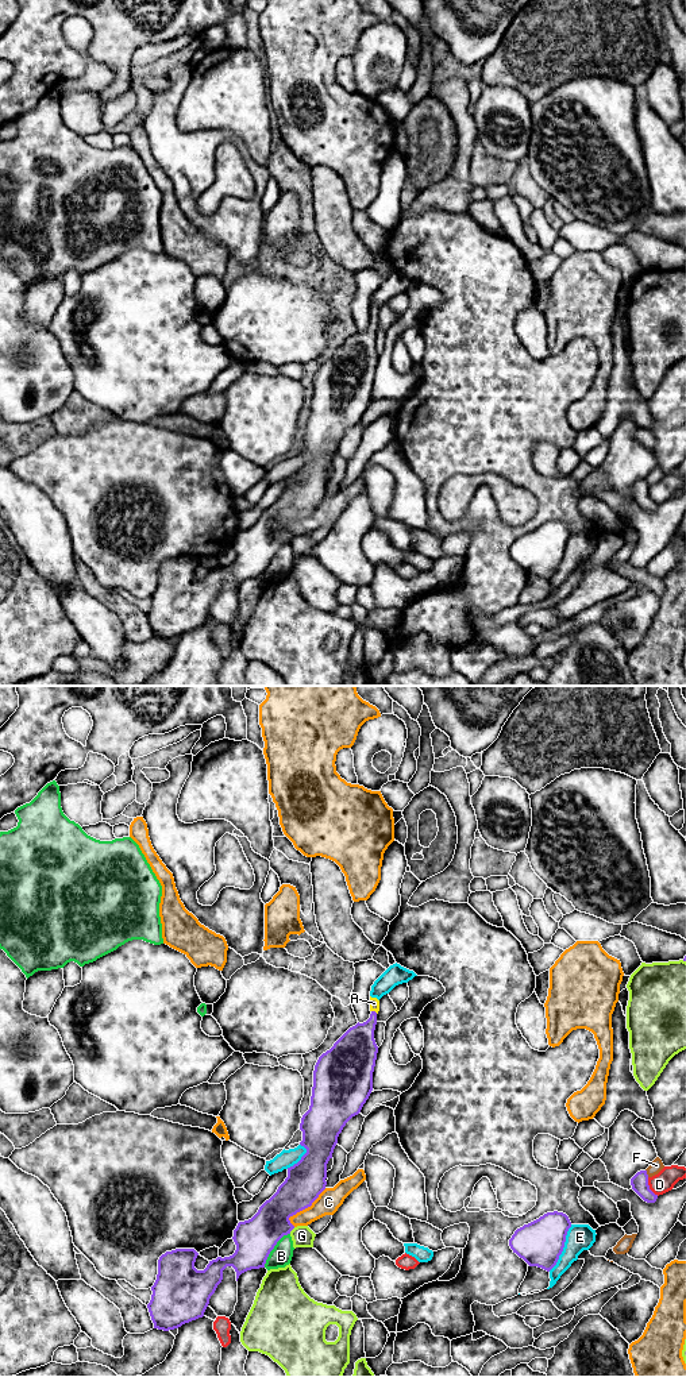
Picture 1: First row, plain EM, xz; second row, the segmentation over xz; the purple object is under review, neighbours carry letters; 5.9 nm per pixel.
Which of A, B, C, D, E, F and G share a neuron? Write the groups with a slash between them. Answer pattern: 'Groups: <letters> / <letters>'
Groups: A / B / C / D / E / F / G

